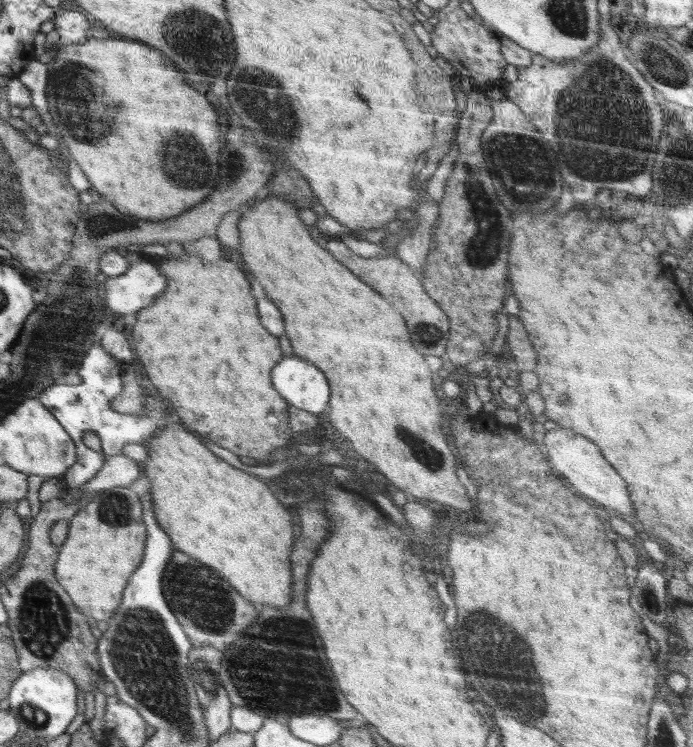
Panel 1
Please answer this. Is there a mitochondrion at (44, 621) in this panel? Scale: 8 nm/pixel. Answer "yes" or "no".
yes

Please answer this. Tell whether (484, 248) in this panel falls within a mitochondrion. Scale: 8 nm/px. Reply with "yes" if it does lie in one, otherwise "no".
yes

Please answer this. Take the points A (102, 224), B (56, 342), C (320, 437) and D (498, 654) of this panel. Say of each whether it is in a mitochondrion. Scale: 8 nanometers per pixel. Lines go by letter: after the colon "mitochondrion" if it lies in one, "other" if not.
A: mitochondrion
B: mitochondrion
C: other
D: mitochondrion

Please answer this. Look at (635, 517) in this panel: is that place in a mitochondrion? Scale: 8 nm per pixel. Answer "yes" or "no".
no

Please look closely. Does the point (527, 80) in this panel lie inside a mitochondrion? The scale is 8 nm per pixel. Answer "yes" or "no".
no

